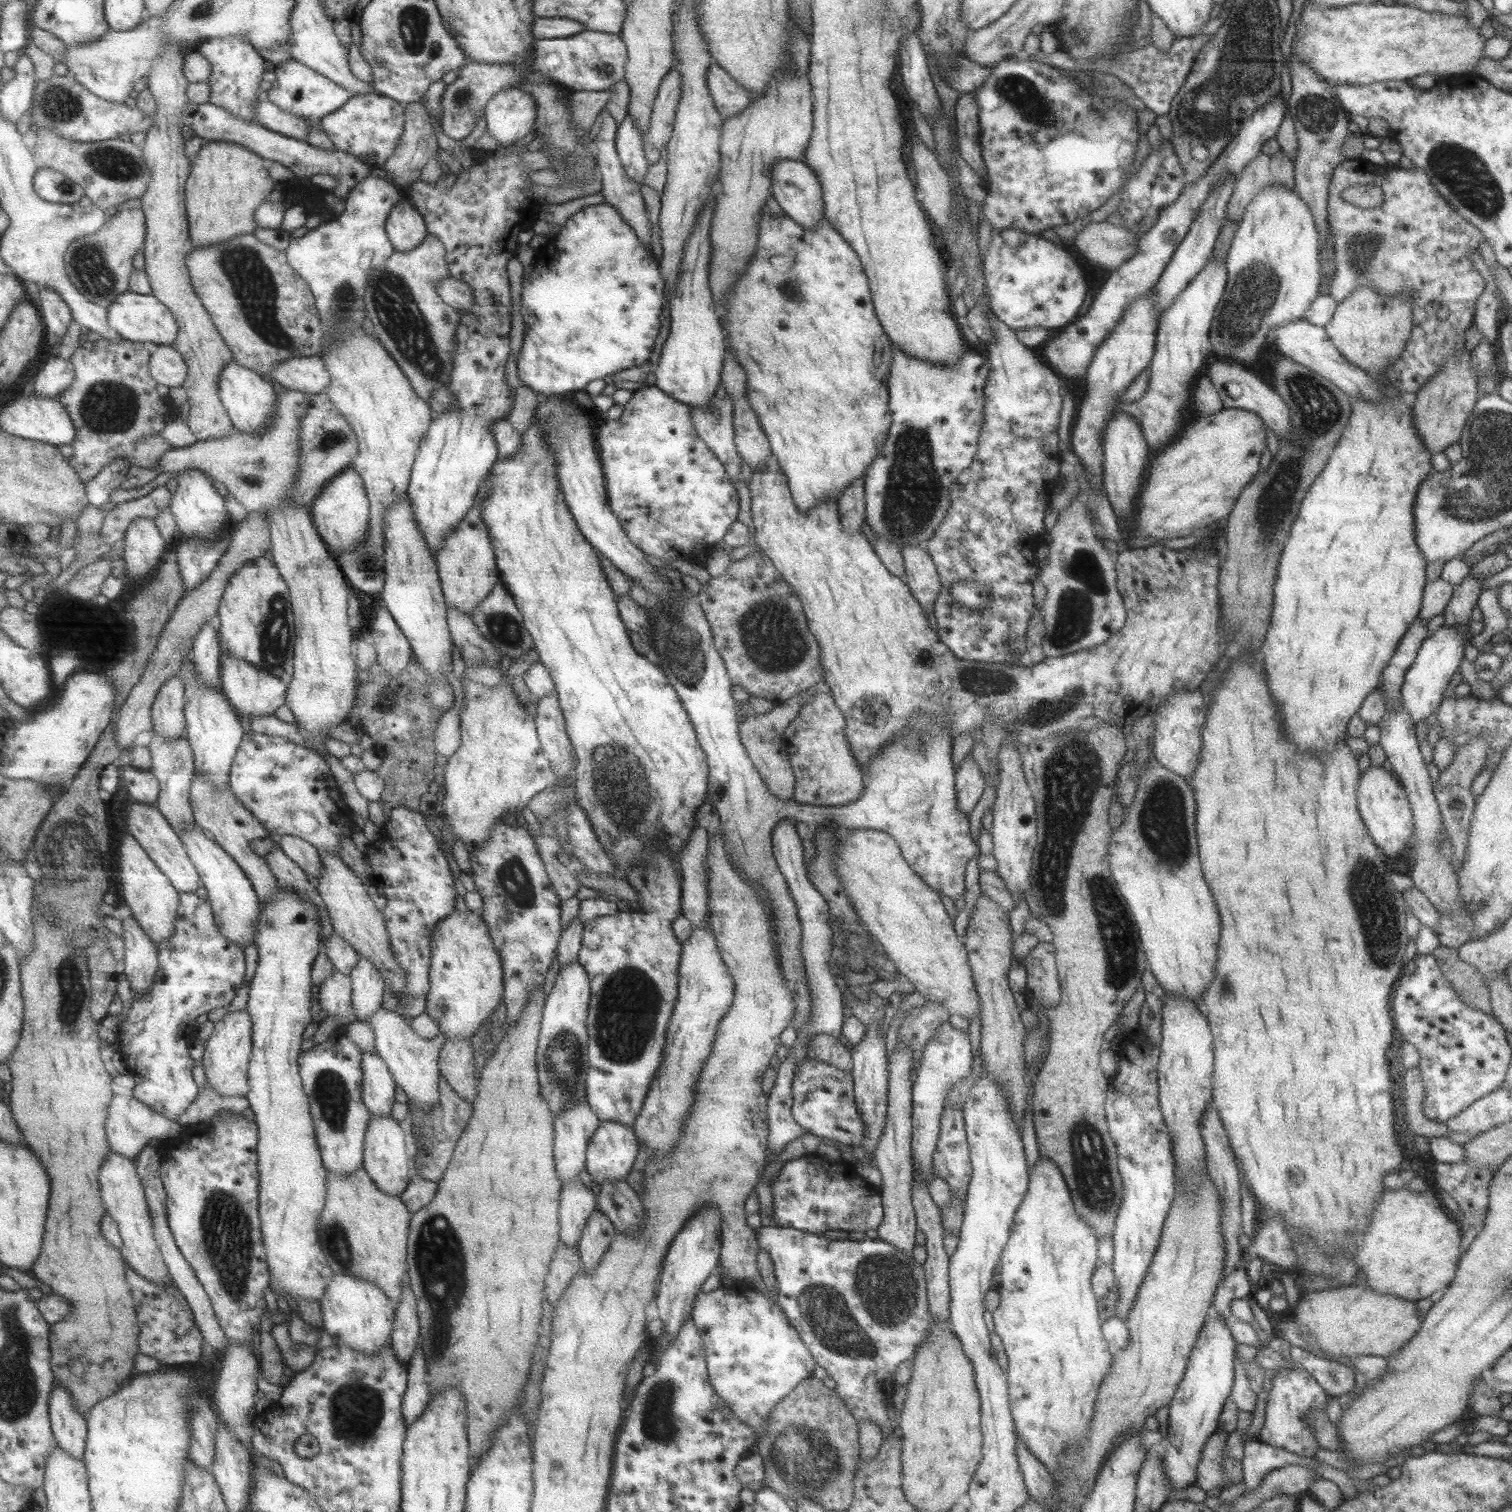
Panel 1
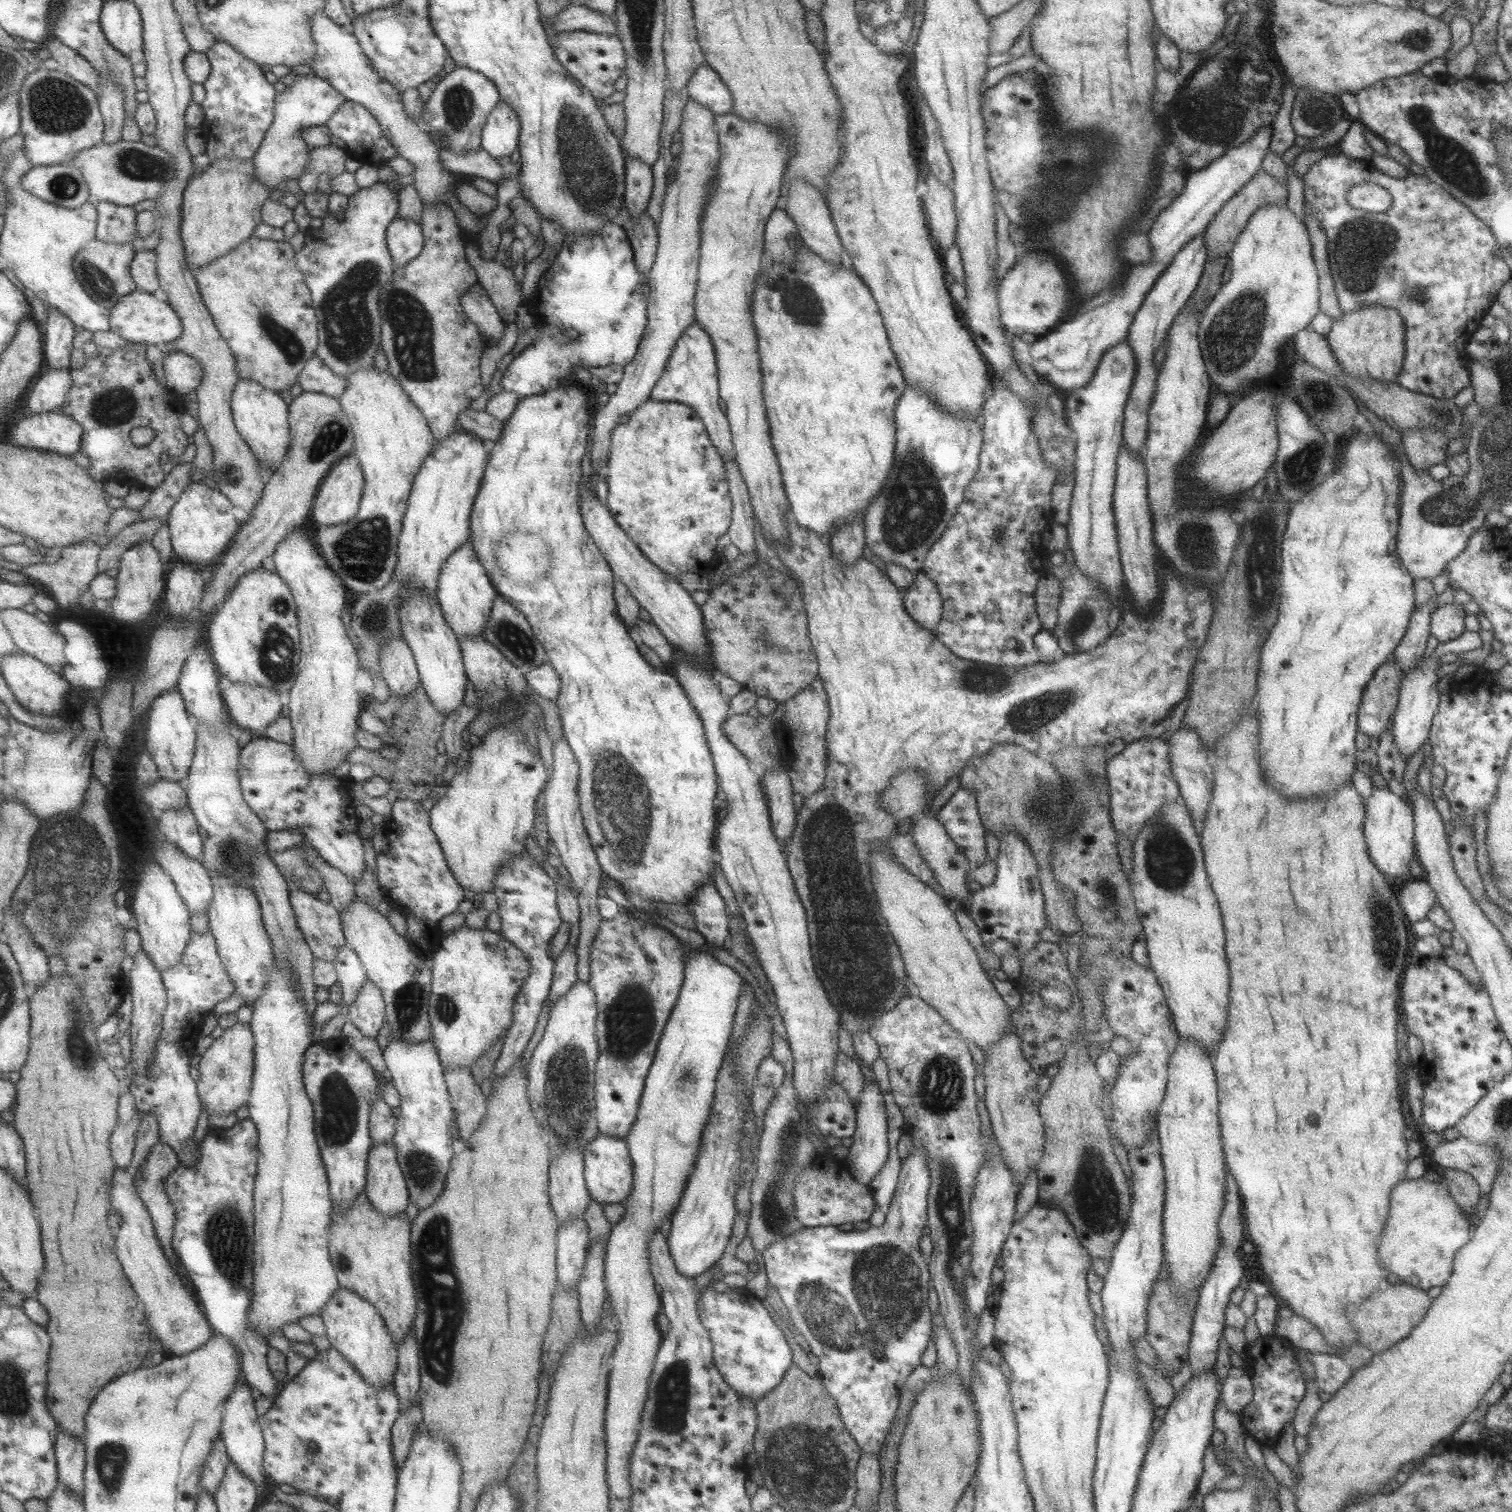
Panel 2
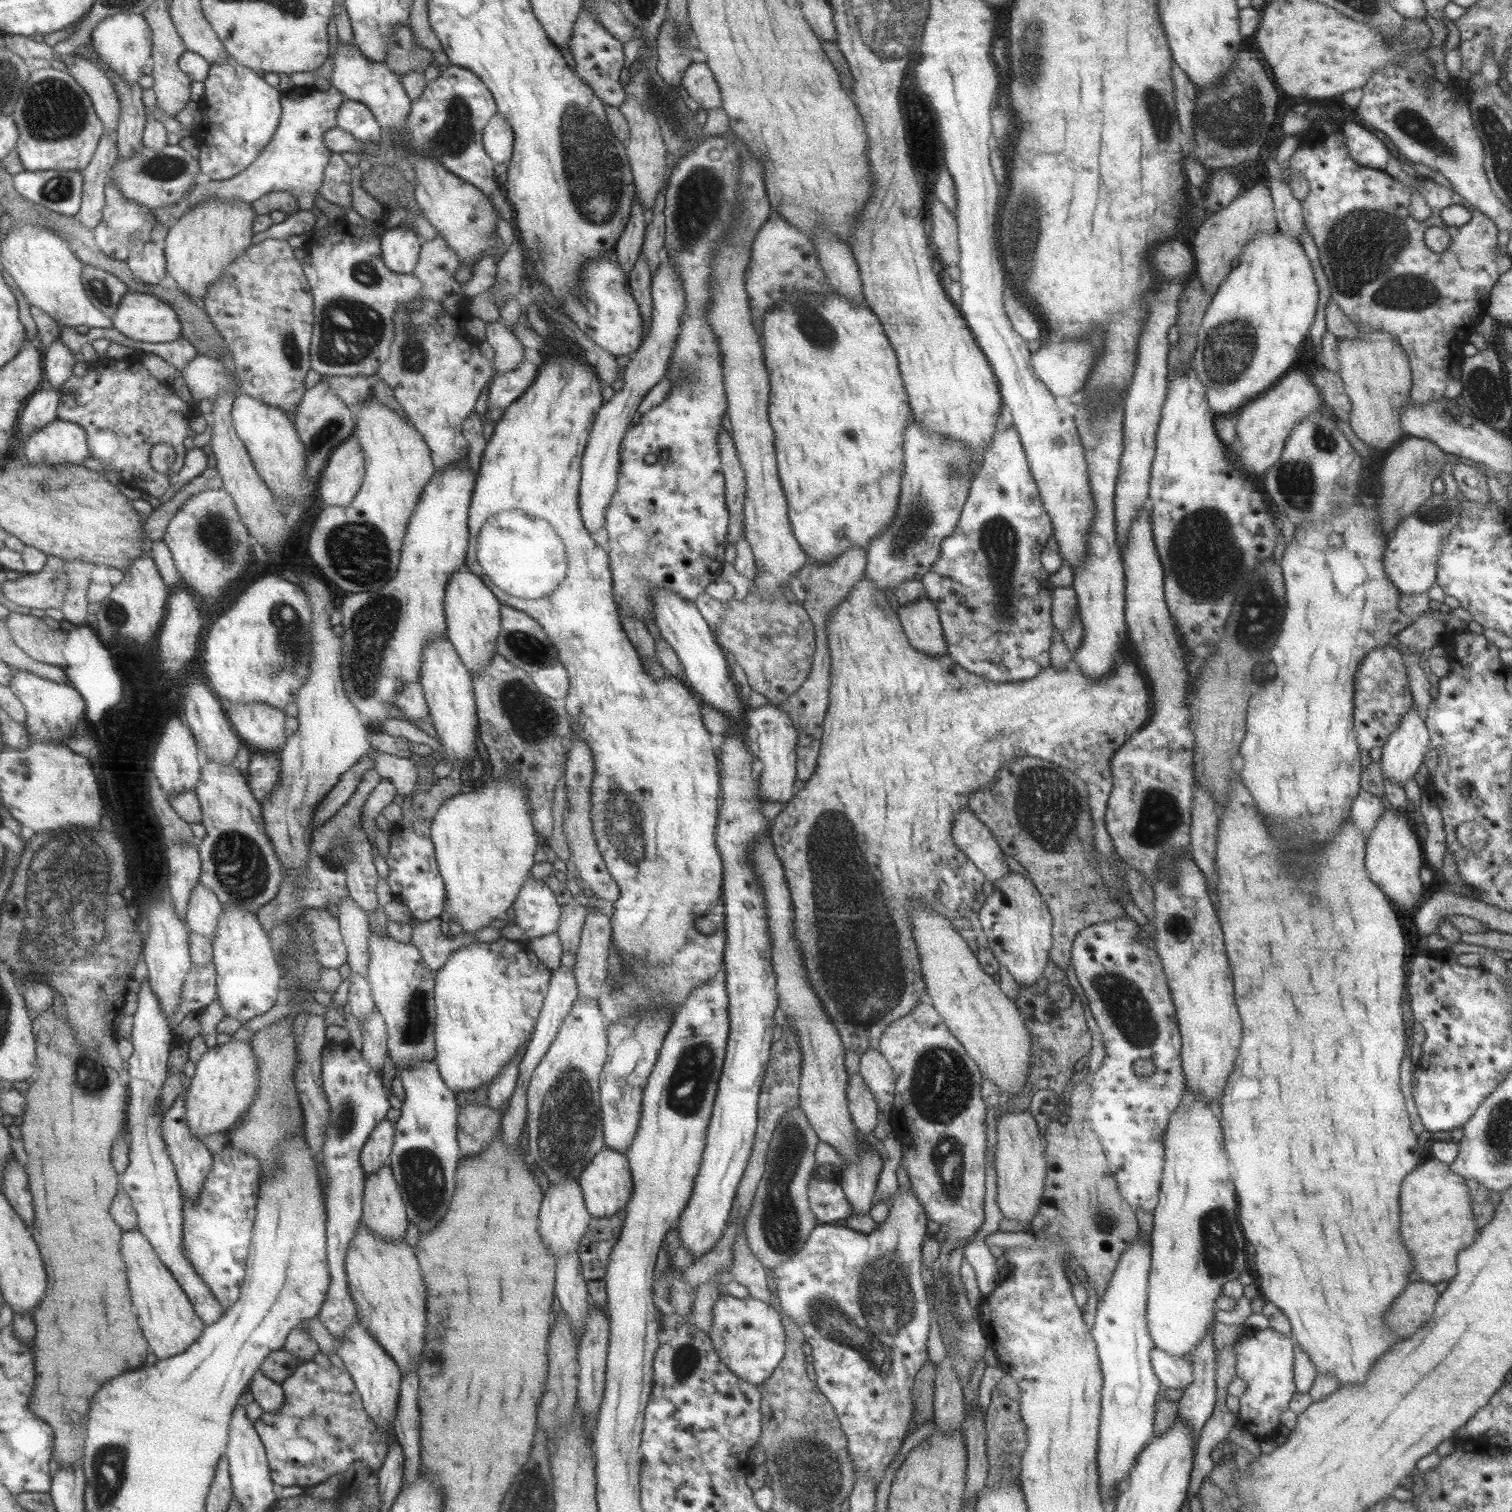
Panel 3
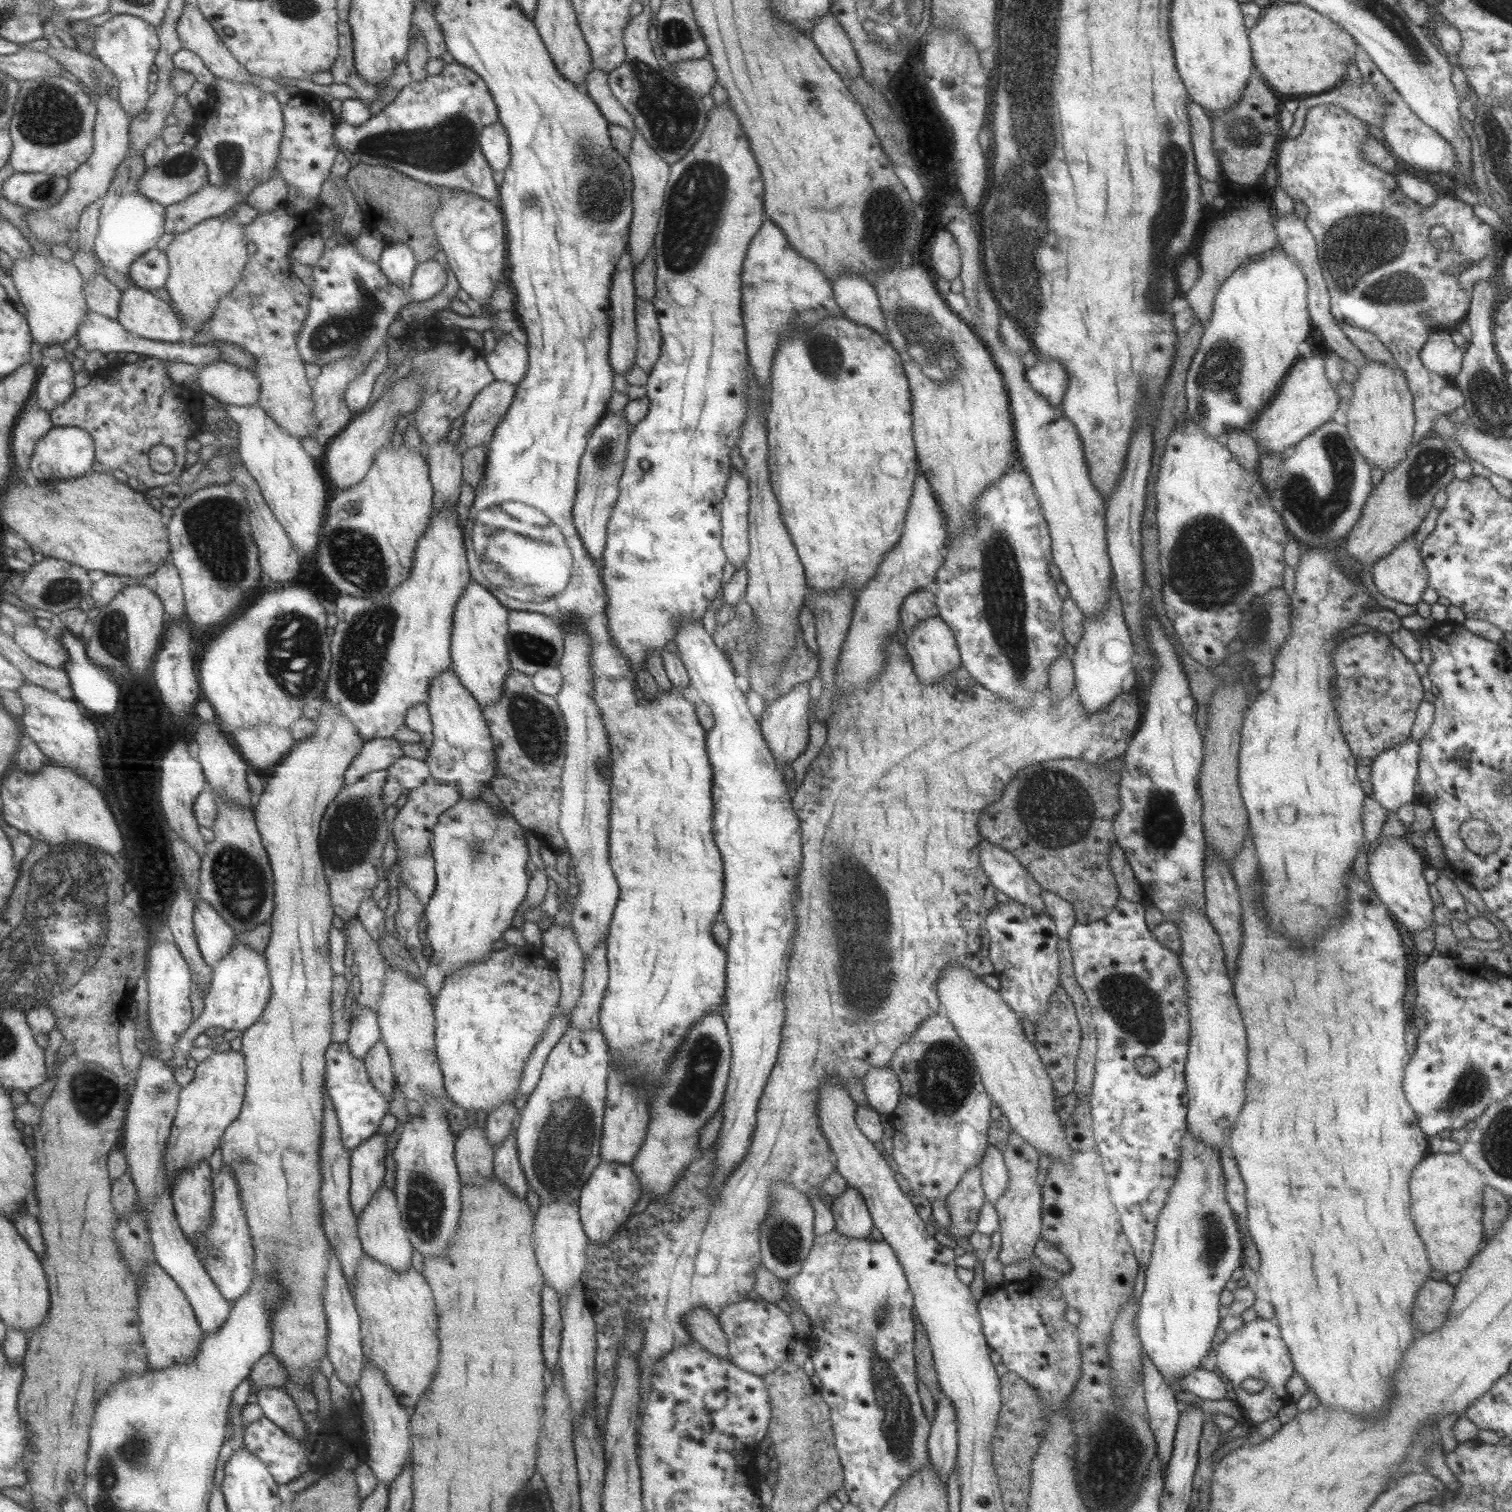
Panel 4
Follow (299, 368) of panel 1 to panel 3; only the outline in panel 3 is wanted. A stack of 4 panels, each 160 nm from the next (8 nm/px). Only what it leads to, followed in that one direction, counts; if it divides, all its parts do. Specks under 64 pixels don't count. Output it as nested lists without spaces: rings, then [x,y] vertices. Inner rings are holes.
[[[322,375],[328,385],[333,389],[333,394],[339,397],[347,407],[359,404],[365,401],[365,398],[371,394],[371,378],[360,376],[330,376]]]

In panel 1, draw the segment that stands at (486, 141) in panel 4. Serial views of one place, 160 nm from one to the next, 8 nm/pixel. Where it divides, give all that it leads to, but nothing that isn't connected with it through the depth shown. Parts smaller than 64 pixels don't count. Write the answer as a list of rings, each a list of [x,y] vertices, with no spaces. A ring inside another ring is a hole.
[[[518,86],[496,92],[484,108],[486,131],[500,146],[523,140],[534,126],[533,97]]]

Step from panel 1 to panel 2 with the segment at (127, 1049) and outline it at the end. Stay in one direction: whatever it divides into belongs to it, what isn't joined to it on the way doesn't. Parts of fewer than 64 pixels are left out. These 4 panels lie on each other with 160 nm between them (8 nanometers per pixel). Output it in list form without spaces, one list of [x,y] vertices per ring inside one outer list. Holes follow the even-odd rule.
[[[207,929],[201,934],[192,931],[193,937],[183,953],[181,962],[162,973],[168,992],[168,1006],[163,1020],[163,1032],[157,1043],[157,1054],[152,1058],[148,1076],[134,1075],[131,1092],[136,1110],[155,1113],[160,1122],[160,1141],[168,1144],[179,1154],[179,1161],[193,1168],[201,1157],[200,1142],[195,1141],[195,1130],[203,1114],[198,1081],[191,1076],[191,1058],[201,1036],[200,1030],[213,1007],[237,992],[233,977],[227,972],[215,934]]]

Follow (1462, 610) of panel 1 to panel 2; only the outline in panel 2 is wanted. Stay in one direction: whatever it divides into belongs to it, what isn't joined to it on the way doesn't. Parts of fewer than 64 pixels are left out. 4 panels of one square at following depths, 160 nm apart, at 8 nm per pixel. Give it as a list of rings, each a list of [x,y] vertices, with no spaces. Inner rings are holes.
[[[1453,601],[1431,611],[1429,634],[1439,643],[1457,638],[1464,631],[1463,618],[1466,613],[1461,610],[1460,605]]]

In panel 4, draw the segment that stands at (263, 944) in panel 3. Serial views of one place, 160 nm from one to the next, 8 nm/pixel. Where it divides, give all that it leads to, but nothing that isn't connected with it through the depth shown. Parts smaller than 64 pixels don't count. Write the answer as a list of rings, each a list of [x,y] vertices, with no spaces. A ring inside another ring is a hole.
[[[235,941],[233,950],[221,961],[215,972],[208,995],[203,1000],[205,1003],[204,1011],[189,1027],[189,1030],[186,1030],[182,1040],[173,1046],[175,1055],[171,1060],[178,1066],[187,1066],[186,1060],[190,1058],[189,1052],[191,1052],[195,1038],[201,1036],[207,1028],[219,1026],[224,1030],[241,1030],[244,1032],[256,1023],[266,1010],[271,984],[269,967],[263,954],[256,954],[241,942]]]

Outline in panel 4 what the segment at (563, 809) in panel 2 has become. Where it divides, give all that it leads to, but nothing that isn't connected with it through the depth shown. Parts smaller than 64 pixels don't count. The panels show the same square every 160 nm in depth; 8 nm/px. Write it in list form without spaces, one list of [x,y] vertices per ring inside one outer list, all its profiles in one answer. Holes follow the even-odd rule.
[[[601,939],[584,959],[581,994],[571,1012],[571,1027],[579,1030],[598,1028],[601,999],[608,983],[606,939]]]

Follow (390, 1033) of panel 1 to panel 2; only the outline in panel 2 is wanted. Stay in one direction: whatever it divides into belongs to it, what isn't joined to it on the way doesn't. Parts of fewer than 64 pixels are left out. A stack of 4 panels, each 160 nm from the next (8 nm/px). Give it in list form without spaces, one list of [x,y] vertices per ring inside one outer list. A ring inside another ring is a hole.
[[[389,1035],[389,1044],[383,1050],[382,1058],[392,1078],[390,1083],[400,1096],[400,1113],[396,1118],[394,1135],[392,1136],[397,1164],[405,1181],[408,1200],[420,1211],[429,1208],[440,1195],[447,1172],[449,1172],[451,1158],[454,1156],[451,1149],[452,1136],[450,1133],[450,1126],[454,1120],[454,1110],[444,1081],[444,1068],[441,1066],[437,1049],[431,1040],[419,1044],[407,1044],[405,1040],[398,1040],[397,1036]]]

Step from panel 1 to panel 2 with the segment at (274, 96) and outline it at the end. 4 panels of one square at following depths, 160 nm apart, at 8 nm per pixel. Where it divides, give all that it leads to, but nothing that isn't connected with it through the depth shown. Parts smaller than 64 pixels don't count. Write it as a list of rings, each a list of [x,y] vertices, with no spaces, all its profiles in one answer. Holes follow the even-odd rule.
[[[297,75],[287,86],[281,86],[275,95],[275,118],[270,124],[260,148],[253,156],[254,176],[262,184],[277,187],[282,180],[299,180],[306,169],[310,149],[302,139],[302,129],[324,125],[330,116],[346,101],[326,80],[315,75]]]

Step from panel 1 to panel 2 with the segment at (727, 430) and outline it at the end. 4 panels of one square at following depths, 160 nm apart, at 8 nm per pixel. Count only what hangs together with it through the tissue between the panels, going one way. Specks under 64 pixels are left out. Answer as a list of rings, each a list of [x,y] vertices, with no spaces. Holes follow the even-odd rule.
[[[735,458],[723,461],[728,493],[732,502],[730,526],[727,536],[731,544],[739,551],[738,554],[751,554],[755,551],[755,540],[753,536],[754,515],[749,502],[745,481],[739,473]]]

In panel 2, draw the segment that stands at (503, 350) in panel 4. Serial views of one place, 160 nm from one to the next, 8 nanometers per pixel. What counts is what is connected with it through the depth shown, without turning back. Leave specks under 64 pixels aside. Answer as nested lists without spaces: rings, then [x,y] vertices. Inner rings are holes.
[[[477,282],[460,296],[462,311],[483,338],[502,338],[506,323],[499,316],[485,289]]]

